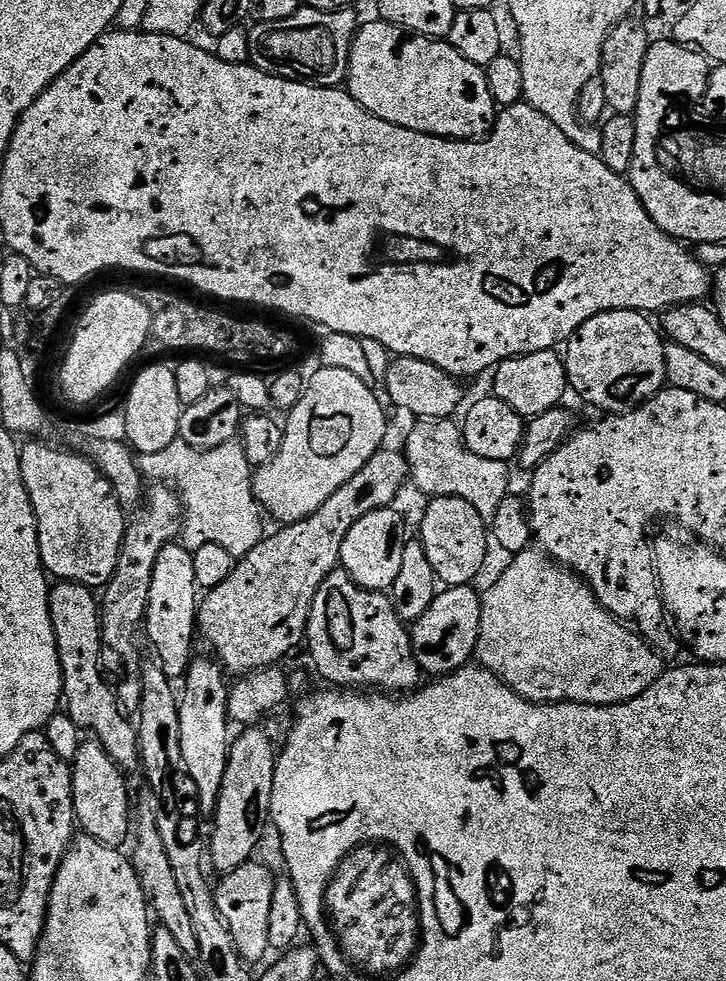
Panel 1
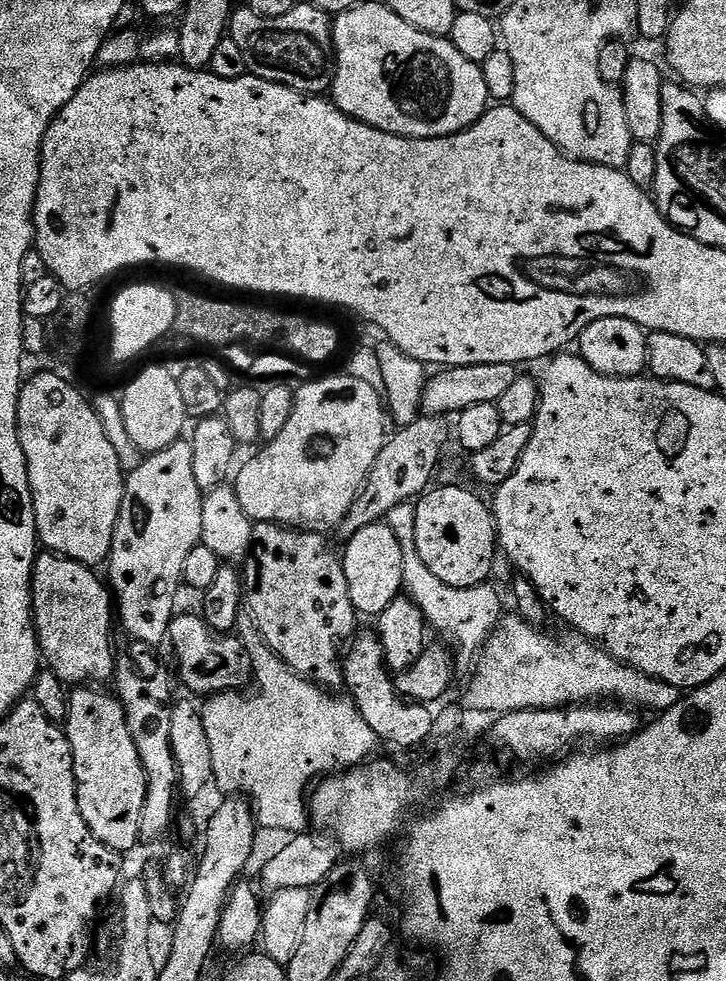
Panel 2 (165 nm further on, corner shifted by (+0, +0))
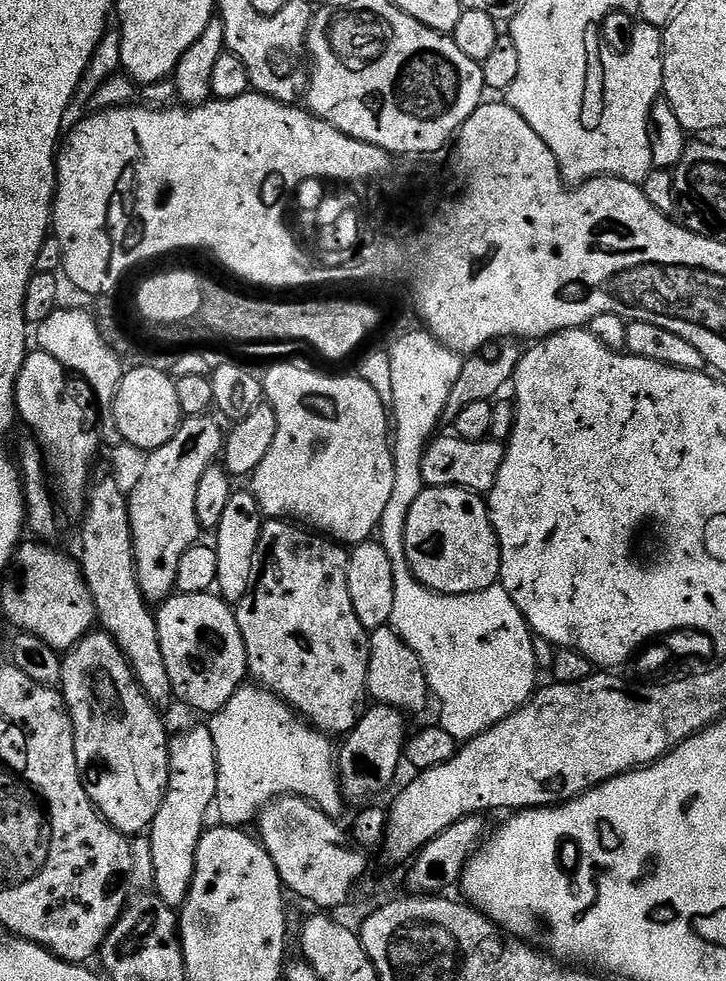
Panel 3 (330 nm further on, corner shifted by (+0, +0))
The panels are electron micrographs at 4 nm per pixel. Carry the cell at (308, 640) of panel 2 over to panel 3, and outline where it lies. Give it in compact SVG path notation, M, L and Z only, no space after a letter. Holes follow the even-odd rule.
M272 518L261 527L260 537L256 543L256 563L252 574L252 585L248 593L235 605L236 621L240 627L240 633L246 646L248 655L248 676L259 687L268 689L275 696L279 696L293 712L299 714L311 727L325 733L340 732L347 734L352 727L360 721L364 700L368 696L368 650L370 647L369 633L358 622L354 614L354 606L350 602L350 590L348 589L348 552L339 543L325 538L320 534L313 534L303 527L292 522L285 522L280 518Z

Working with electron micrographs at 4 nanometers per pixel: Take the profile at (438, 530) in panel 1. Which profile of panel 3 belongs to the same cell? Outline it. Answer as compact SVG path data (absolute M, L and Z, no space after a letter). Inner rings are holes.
M425 487L424 492L418 494L418 502L410 506L410 514L406 518L404 556L421 584L447 596L486 590L497 583L500 579L500 544L492 529L492 519L488 517L485 497L478 492L467 492L465 488Z

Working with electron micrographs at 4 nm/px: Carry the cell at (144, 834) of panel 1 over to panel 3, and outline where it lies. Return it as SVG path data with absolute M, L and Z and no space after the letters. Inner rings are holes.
M104 478L91 485L86 496L84 529L80 532L80 557L78 563L84 582L96 607L99 627L112 637L132 667L144 697L154 705L169 703L170 689L166 674L166 658L162 658L160 625L153 609L140 592L136 577L132 532L128 522L128 500L119 492L111 478Z

